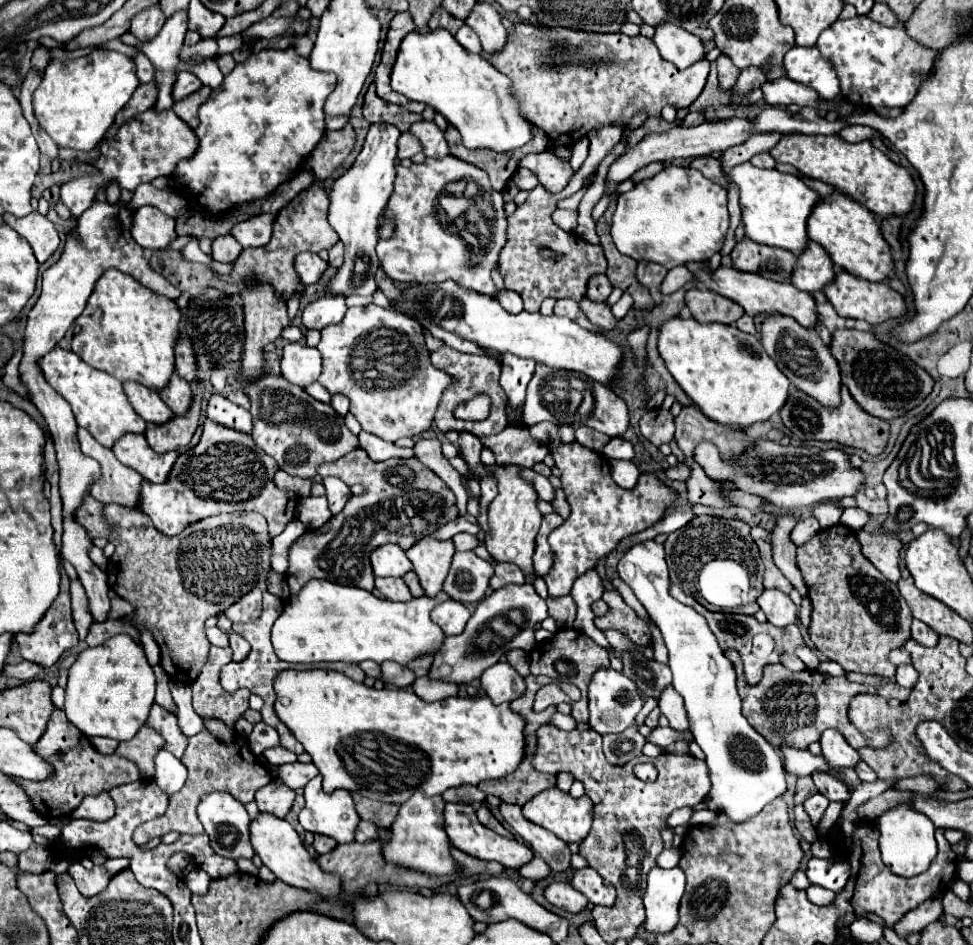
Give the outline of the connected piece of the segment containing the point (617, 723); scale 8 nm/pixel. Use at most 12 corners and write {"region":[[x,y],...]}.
{"region":[[614,669],[592,677],[588,725],[626,731],[644,705],[634,681]]}

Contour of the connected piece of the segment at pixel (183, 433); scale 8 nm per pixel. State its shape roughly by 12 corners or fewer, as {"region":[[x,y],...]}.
{"region":[[196,381],[196,403],[188,419],[144,433],[156,453],[178,451],[190,443],[198,429],[204,383]]}

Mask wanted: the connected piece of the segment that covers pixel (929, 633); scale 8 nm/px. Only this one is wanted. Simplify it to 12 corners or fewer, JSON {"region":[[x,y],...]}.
{"region":[[914,619],[912,639],[936,647],[938,637],[926,623]]}

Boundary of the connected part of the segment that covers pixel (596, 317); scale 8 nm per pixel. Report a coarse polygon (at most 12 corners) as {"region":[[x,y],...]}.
{"region":[[582,299],[580,309],[602,331],[618,327],[606,303]]}

